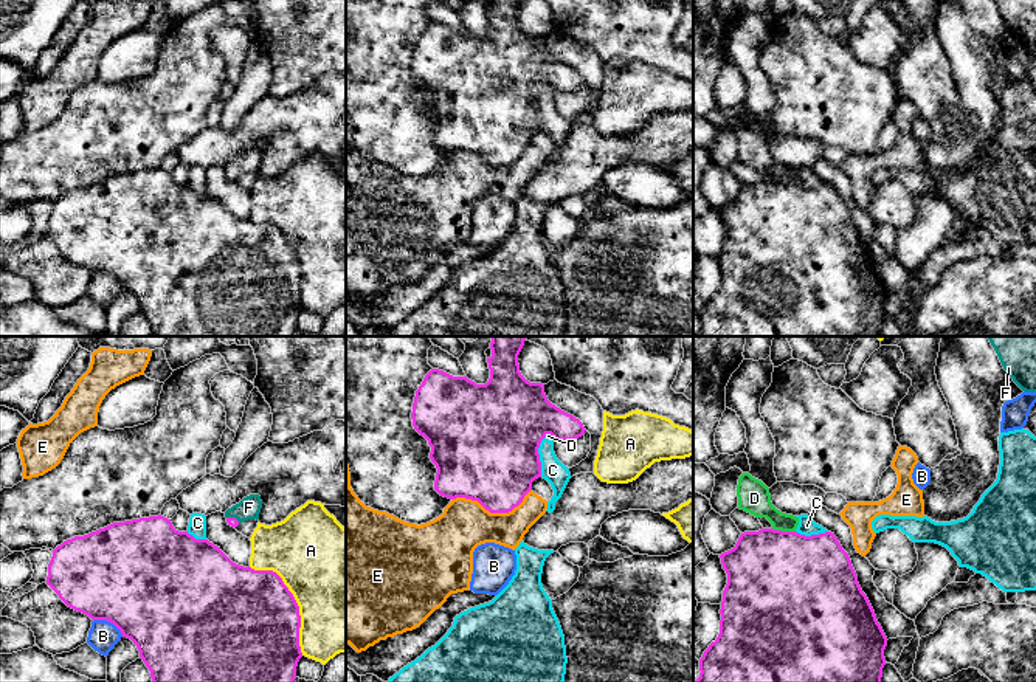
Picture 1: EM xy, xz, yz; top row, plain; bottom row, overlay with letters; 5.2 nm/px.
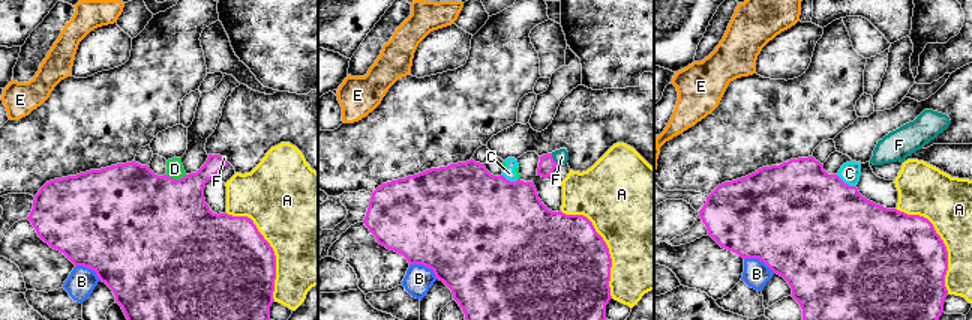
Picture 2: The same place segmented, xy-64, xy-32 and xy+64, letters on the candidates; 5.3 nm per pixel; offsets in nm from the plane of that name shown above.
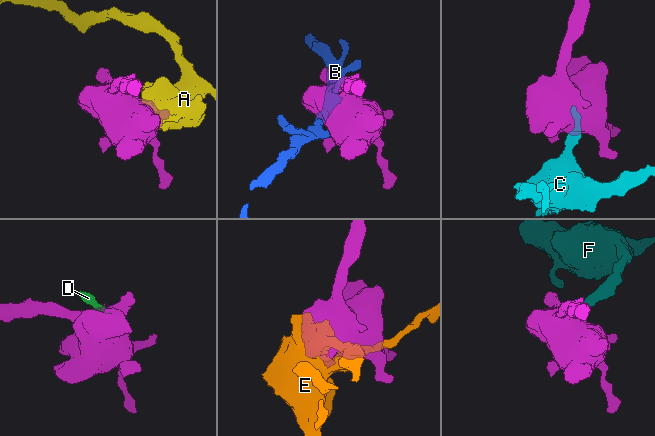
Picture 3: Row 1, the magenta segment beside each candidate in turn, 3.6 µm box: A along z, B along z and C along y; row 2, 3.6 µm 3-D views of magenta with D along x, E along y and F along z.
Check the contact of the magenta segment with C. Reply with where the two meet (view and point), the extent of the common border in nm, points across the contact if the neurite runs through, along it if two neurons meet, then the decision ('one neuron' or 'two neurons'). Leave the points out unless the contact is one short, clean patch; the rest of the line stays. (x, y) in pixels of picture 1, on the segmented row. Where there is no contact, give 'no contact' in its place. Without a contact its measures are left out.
contact xz (538, 456); length 220 nm; border xz (545, 436), (538, 448), (540, 476); two neurons

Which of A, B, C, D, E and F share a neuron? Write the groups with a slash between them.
A / B / C D / E / F

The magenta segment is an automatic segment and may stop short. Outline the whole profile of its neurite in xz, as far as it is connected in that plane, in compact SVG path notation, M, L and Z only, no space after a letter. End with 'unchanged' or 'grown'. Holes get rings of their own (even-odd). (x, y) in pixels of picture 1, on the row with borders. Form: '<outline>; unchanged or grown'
M492 336L492 356L487 358L490 378L485 384L476 384L467 377L453 377L444 370L431 369L413 403L413 426L428 440L430 459L436 465L434 490L448 499L465 498L478 501L490 513L509 513L518 507L532 490L532 482L541 477L538 448L551 434L555 440L574 440L585 434L583 423L574 415L552 405L544 384L527 381L518 364L518 355L524 346L524 336Z; unchanged

